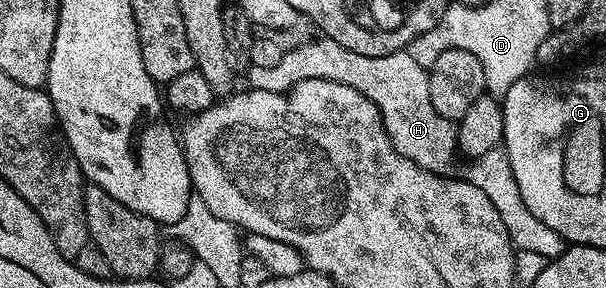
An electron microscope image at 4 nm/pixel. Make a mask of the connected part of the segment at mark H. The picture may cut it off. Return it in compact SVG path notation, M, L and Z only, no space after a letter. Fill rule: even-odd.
M324 37L316 38L310 43L301 43L298 47L291 48L290 51L288 48L282 54L279 65L275 65L275 69L259 69L250 66L247 72L248 86L258 91L286 92L293 84L308 79L330 79L331 81L339 81L343 85L351 85L351 89L359 89L379 109L389 139L399 154L415 160L420 167L428 171L448 172L449 162L452 161L453 155L458 154L457 128L454 120L444 119L439 117L439 113L435 113L435 105L431 105L431 89L429 88L427 68L418 65L409 56L408 50L396 51L387 57L362 57L360 53L351 53L351 49L343 49L343 45L339 45L335 41Z

